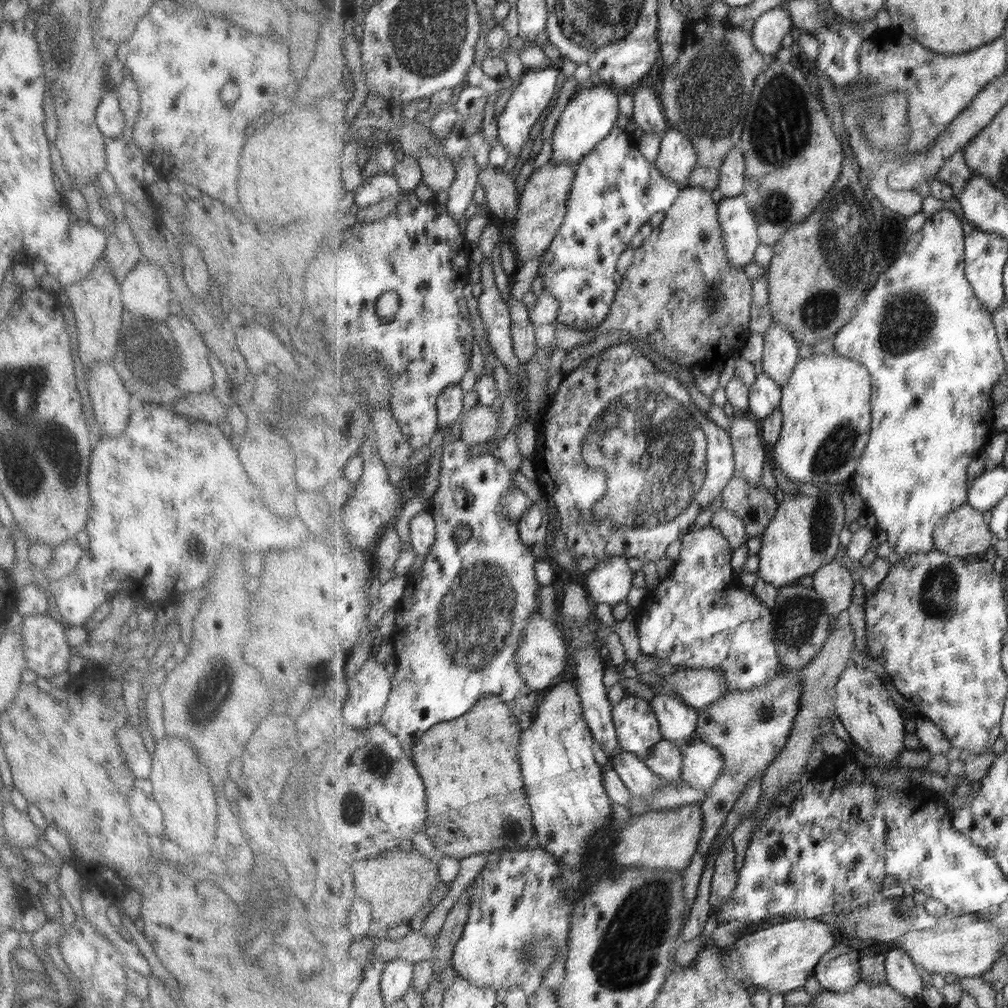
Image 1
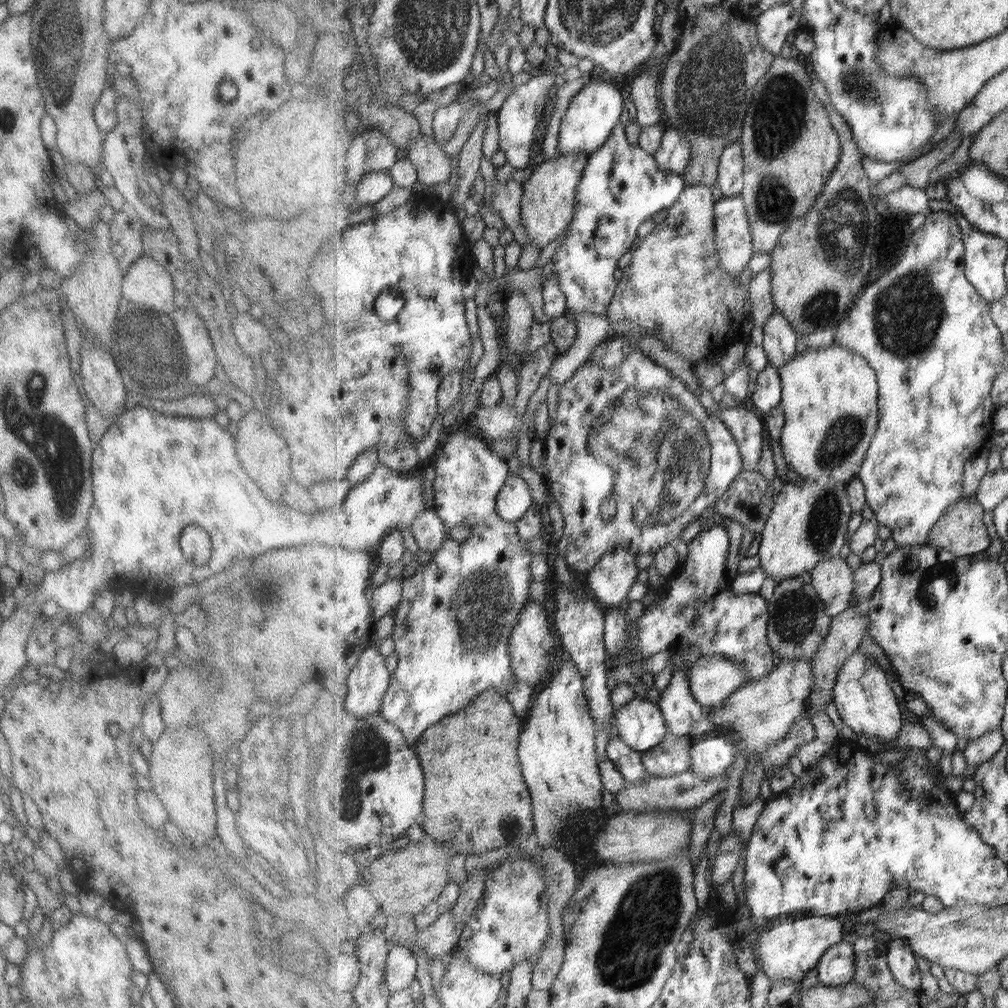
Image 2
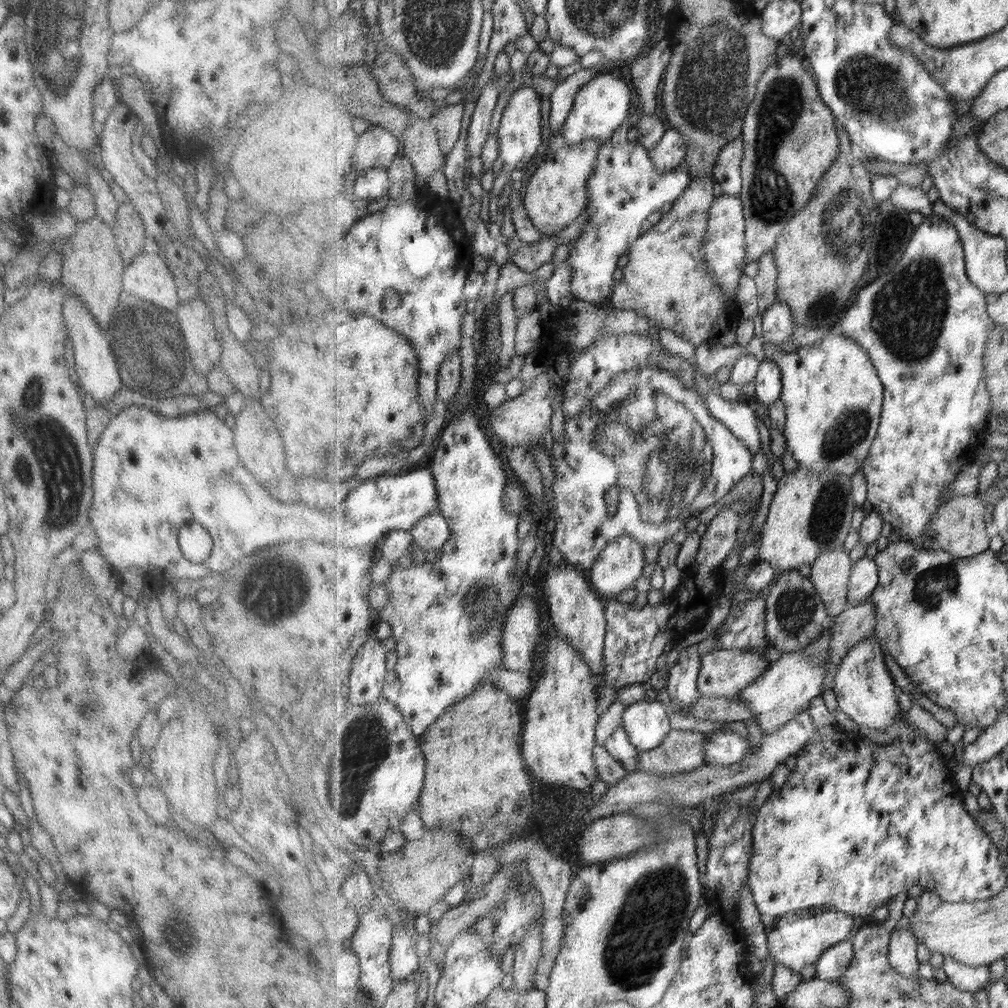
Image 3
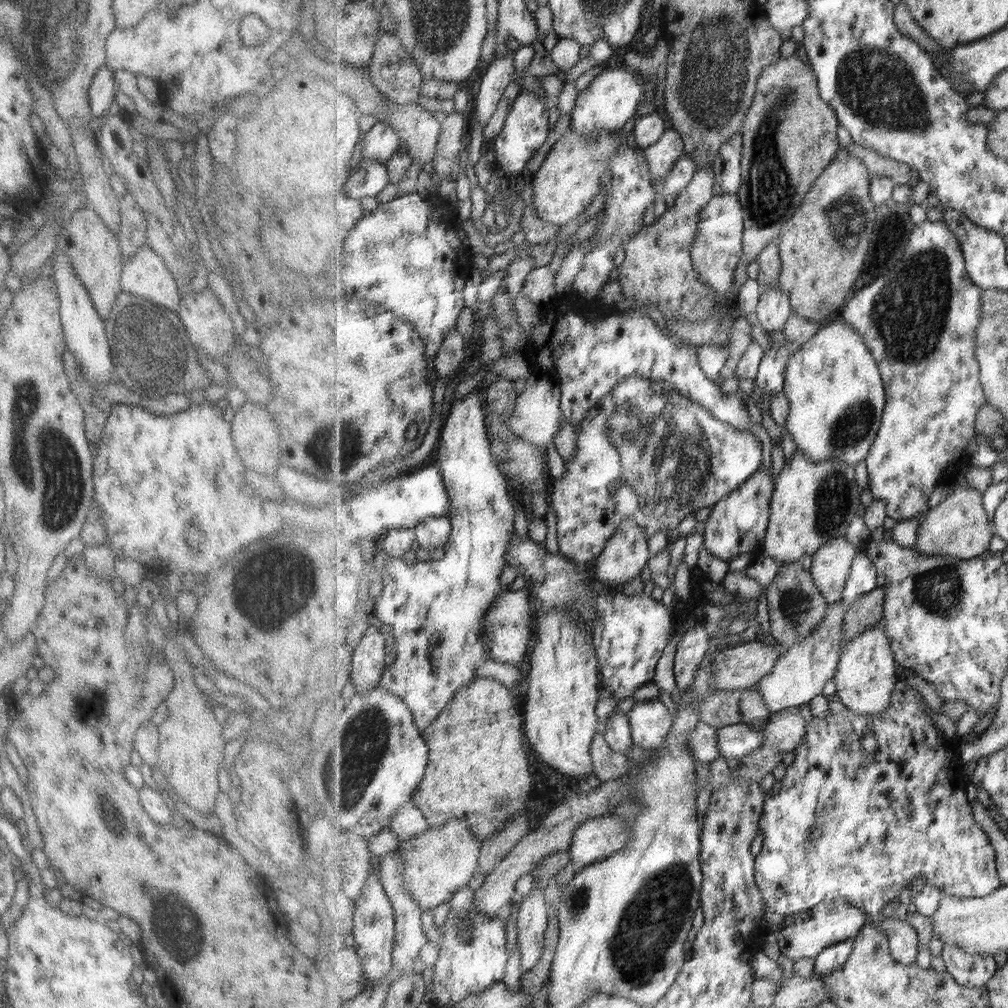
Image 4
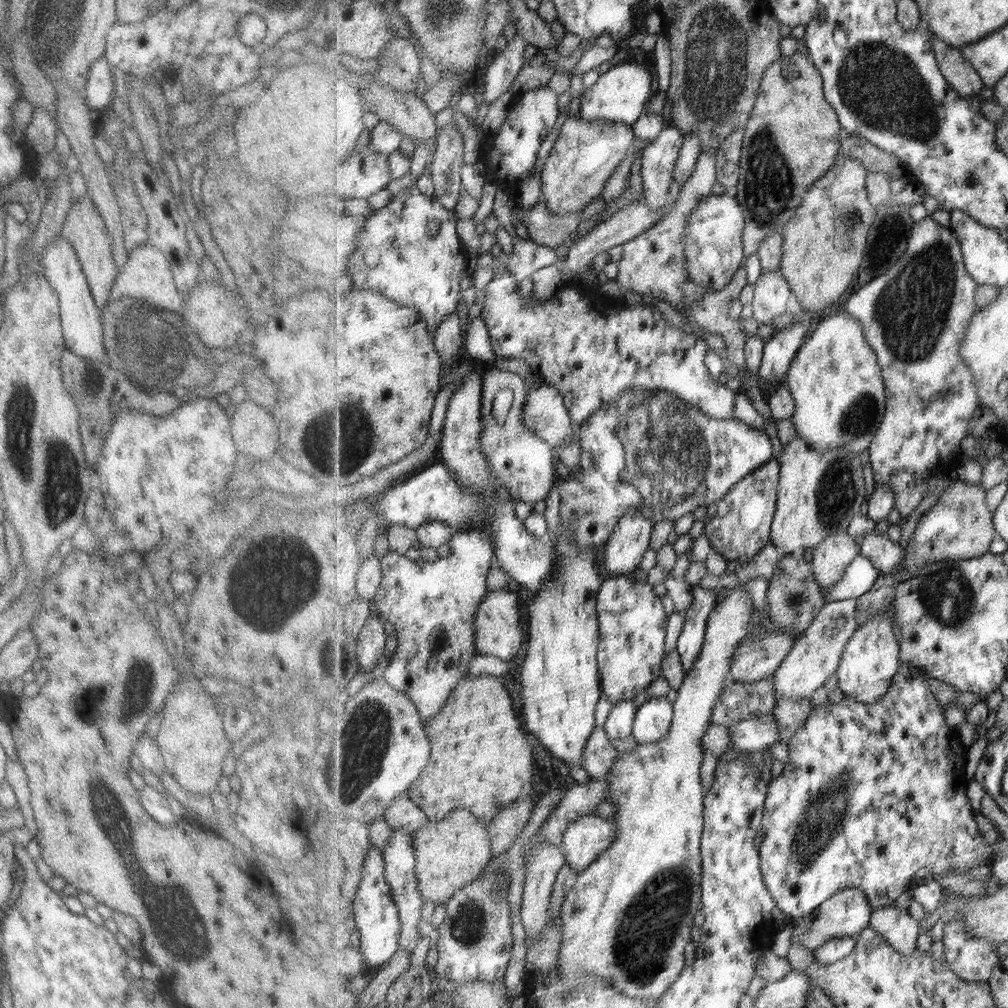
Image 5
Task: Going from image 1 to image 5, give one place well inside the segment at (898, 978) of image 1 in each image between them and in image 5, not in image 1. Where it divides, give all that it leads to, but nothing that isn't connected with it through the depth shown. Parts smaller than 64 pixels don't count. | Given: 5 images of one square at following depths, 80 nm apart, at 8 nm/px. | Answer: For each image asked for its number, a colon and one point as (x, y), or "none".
2: (903, 962)
3: (903, 944)
4: (904, 944)
5: (896, 925)

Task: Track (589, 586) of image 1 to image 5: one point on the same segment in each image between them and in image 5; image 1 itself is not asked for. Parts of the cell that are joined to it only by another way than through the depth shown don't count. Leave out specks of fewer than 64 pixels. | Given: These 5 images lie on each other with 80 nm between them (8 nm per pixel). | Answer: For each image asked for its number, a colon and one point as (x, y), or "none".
2: (610, 581)
3: (621, 564)
4: (627, 553)
5: (625, 550)

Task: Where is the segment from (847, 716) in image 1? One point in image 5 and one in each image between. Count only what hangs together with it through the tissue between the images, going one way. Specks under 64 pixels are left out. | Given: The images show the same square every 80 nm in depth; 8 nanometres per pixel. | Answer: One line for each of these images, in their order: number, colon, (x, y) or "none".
2: (866, 703)
3: (866, 693)
4: (865, 678)
5: (871, 660)

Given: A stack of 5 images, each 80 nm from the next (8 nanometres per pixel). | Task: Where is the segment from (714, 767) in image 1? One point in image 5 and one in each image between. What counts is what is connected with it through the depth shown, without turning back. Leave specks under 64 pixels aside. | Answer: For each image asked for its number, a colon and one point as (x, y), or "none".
2: (712, 754)
3: (724, 747)
4: (737, 740)
5: (754, 735)

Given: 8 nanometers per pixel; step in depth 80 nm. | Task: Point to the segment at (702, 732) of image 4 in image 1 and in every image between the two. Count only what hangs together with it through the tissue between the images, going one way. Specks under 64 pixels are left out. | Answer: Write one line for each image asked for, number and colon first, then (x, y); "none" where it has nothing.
1: (666, 760)
2: (673, 756)
3: (682, 751)

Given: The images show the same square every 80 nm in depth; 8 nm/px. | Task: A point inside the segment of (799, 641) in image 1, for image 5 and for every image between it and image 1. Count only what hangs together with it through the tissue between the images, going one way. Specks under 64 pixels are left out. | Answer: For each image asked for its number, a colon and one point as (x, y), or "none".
2: (799, 622)
3: (796, 616)
4: (796, 607)
5: (795, 598)

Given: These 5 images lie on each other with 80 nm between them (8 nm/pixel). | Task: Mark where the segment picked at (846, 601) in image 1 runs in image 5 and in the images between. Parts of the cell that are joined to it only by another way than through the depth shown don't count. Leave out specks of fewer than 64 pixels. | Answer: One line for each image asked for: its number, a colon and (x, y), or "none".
2: (834, 580)
3: (831, 573)
4: (831, 567)
5: (832, 558)

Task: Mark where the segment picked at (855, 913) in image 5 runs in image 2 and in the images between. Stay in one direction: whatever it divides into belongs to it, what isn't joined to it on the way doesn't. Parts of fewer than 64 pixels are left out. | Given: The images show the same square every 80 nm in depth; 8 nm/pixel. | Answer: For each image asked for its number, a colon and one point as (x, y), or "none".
2: (793, 947)
3: (799, 939)
4: (805, 936)

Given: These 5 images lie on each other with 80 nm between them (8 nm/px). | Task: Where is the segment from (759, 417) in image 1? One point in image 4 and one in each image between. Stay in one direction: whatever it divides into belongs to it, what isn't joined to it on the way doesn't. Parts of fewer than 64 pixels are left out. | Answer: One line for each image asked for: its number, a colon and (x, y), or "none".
2: (766, 396)
3: (768, 385)
4: (771, 376)

